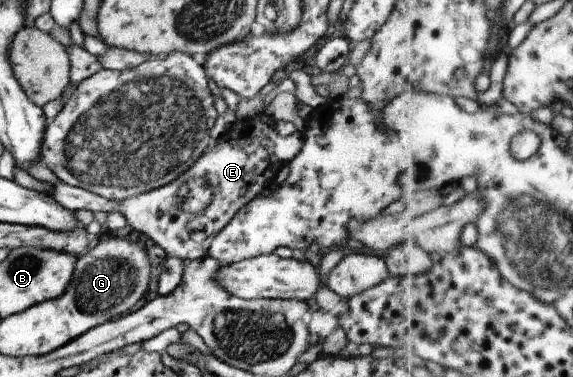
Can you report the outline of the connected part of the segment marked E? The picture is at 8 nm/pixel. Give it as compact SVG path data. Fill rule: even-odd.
M261 114L253 118L245 118L245 122L234 121L230 128L223 134L223 136L216 141L213 141L208 146L206 151L188 168L184 175L181 175L175 182L170 185L163 185L158 189L147 191L129 198L124 201L115 202L105 200L103 197L83 190L81 187L74 187L61 181L51 184L51 192L48 194L59 206L65 210L76 211L79 208L85 208L91 212L106 212L117 211L120 212L126 220L126 224L131 226L133 230L145 234L147 238L151 238L161 250L165 252L167 257L175 257L179 260L183 258L196 259L205 256L208 246L213 240L213 236L217 234L232 218L235 213L245 206L250 200L260 194L262 188L267 187L274 182L275 175L283 164L287 164L290 160L300 152L302 147L302 136L295 131L289 136L282 137L275 132L275 120L268 115ZM197 218L199 226L203 226L201 220L209 220L211 232L201 240L195 242L189 236L189 222Z

